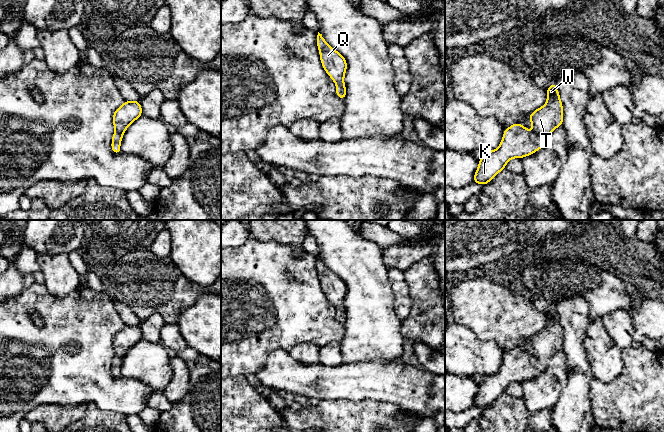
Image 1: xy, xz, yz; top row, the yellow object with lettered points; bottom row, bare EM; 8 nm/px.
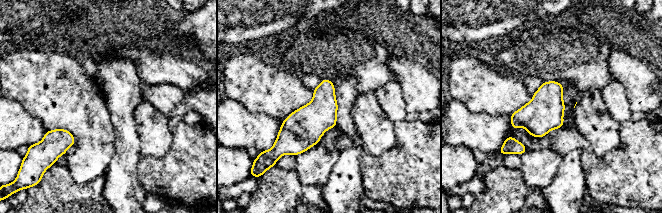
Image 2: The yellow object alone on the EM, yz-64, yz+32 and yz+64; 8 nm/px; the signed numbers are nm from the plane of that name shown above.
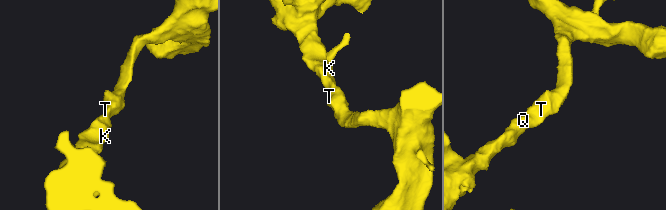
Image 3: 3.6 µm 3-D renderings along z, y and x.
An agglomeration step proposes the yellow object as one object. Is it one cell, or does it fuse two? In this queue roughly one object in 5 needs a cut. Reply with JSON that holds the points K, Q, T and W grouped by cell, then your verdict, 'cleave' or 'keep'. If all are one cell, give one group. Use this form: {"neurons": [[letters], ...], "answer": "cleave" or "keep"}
{"neurons": [["K", "Q", "T", "W"]], "answer": "keep"}

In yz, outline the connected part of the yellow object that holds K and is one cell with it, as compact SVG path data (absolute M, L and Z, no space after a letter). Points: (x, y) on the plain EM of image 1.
M554 306L551 307L549 312L546 314L546 317L547 327L536 333L529 340L534 355L529 355L520 347L515 347L506 352L499 371L496 374L483 376L483 379L479 384L477 395L474 398L474 407L481 409L489 407L501 394L505 393L507 386L512 382L522 383L525 380L532 379L540 372L543 372L550 357L558 350L563 349L563 330Z

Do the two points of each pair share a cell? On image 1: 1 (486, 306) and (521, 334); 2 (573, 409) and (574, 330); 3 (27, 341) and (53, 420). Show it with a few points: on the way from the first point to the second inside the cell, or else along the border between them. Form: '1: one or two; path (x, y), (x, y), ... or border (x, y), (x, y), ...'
1: one; path (495, 312), (500, 313), (512, 325)
2: one; path (577, 389), (578, 363), (574, 350)
3: two; border (72, 404), (39, 404), (27, 414)

